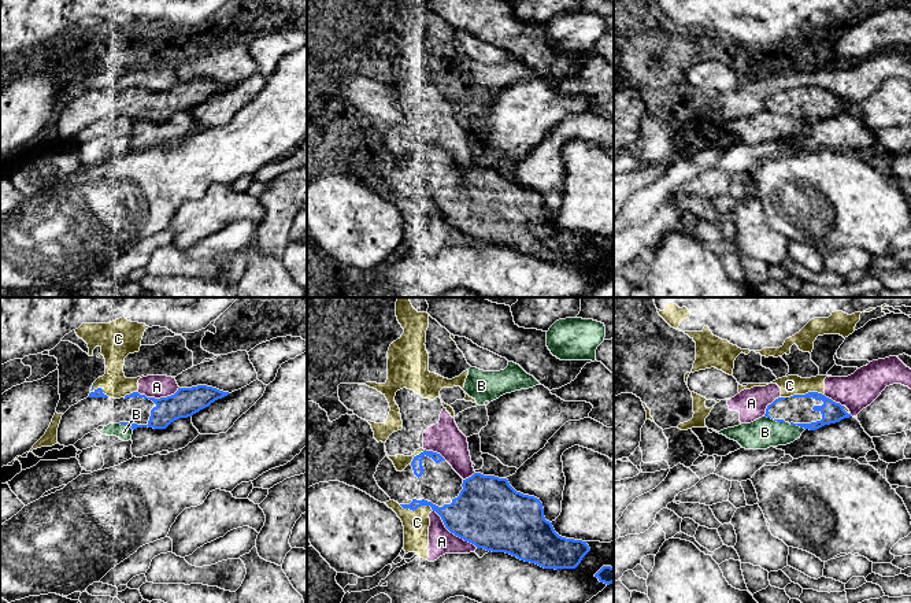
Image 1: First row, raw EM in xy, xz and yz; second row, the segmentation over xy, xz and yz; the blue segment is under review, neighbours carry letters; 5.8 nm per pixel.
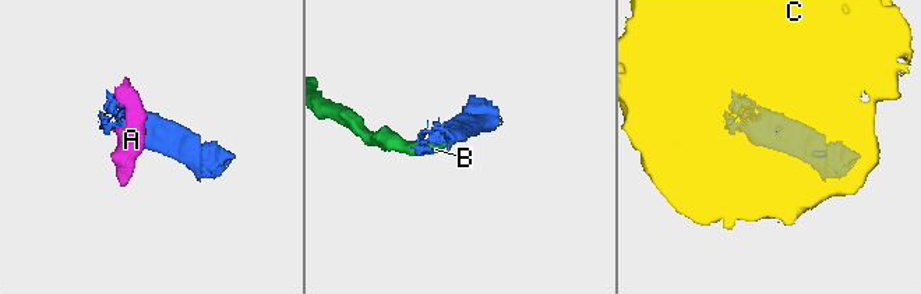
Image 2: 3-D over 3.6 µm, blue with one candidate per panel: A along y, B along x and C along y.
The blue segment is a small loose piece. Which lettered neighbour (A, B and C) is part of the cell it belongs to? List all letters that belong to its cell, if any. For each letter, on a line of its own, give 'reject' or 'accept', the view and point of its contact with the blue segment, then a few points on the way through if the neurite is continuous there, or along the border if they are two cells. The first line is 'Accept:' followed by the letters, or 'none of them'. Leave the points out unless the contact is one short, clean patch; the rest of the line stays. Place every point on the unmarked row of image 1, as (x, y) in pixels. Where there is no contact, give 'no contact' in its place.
Accept: none of them
A: reject | xz (454, 226)
B: reject | yz (797, 118)
C: reject | xz (417, 200)

